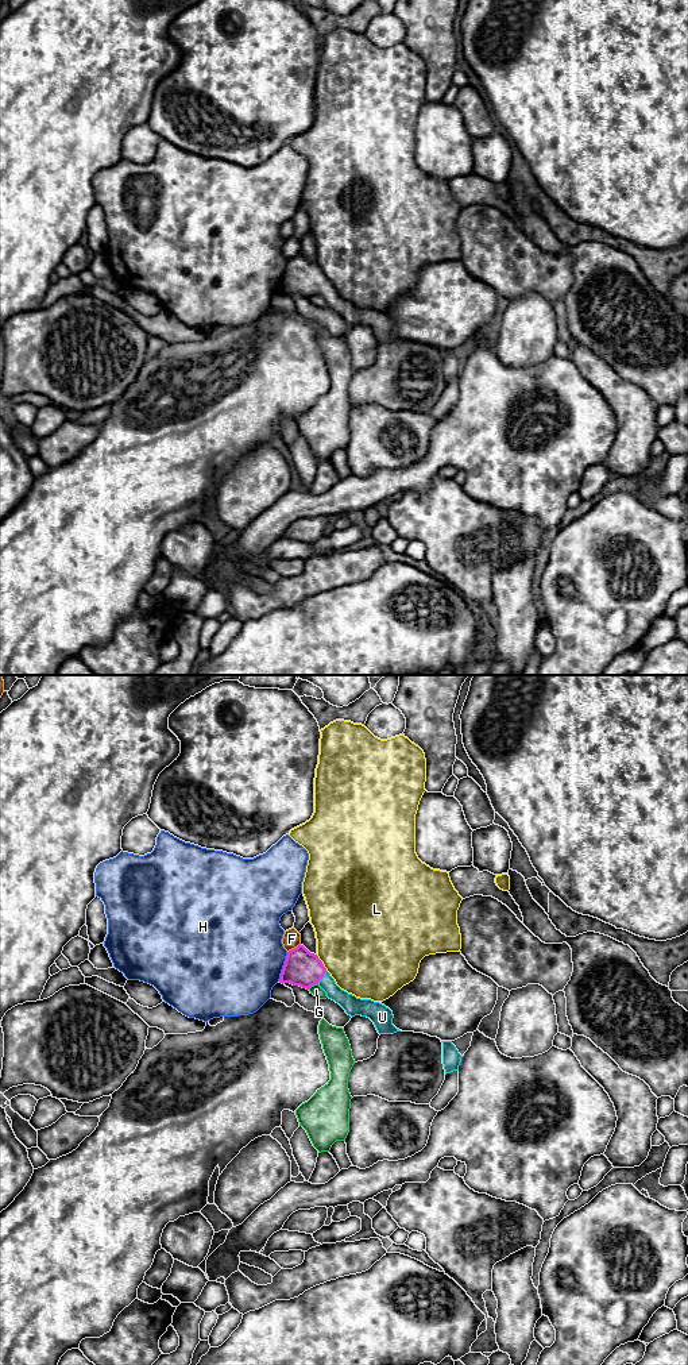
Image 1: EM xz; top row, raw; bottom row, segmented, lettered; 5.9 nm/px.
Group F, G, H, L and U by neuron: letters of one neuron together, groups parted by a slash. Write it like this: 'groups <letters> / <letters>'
groups F / G / H / L / U

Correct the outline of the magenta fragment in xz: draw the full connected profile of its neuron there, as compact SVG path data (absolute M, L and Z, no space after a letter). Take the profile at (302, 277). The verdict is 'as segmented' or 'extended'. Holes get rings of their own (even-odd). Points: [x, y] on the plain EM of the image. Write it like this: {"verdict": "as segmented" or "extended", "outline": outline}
{"verdict": "extended", "outline": "M304 254L287 261L279 292L290 292L309 298L318 293L326 305L339 312L348 324L370 327L379 343L401 340L393 333L393 320L379 311L360 308L341 298L324 275L317 263L310 262Z"}

